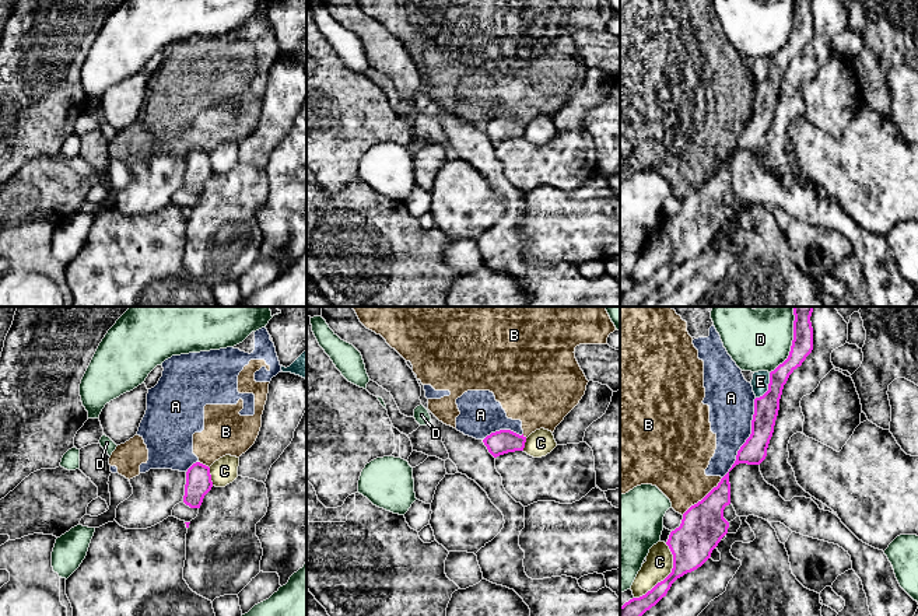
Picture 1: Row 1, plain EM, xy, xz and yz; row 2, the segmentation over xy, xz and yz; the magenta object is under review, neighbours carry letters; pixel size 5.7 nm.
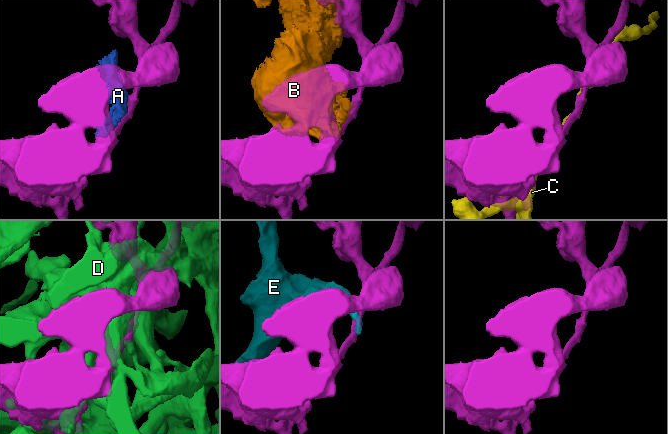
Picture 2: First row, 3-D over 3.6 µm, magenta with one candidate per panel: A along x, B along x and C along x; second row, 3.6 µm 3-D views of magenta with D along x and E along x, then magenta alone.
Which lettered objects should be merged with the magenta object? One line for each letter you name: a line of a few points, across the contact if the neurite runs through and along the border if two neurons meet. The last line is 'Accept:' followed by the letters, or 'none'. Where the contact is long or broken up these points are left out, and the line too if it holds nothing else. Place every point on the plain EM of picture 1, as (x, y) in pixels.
Accept: none

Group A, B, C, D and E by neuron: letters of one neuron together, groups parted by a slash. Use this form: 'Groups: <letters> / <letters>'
Groups: A B / C / D / E

